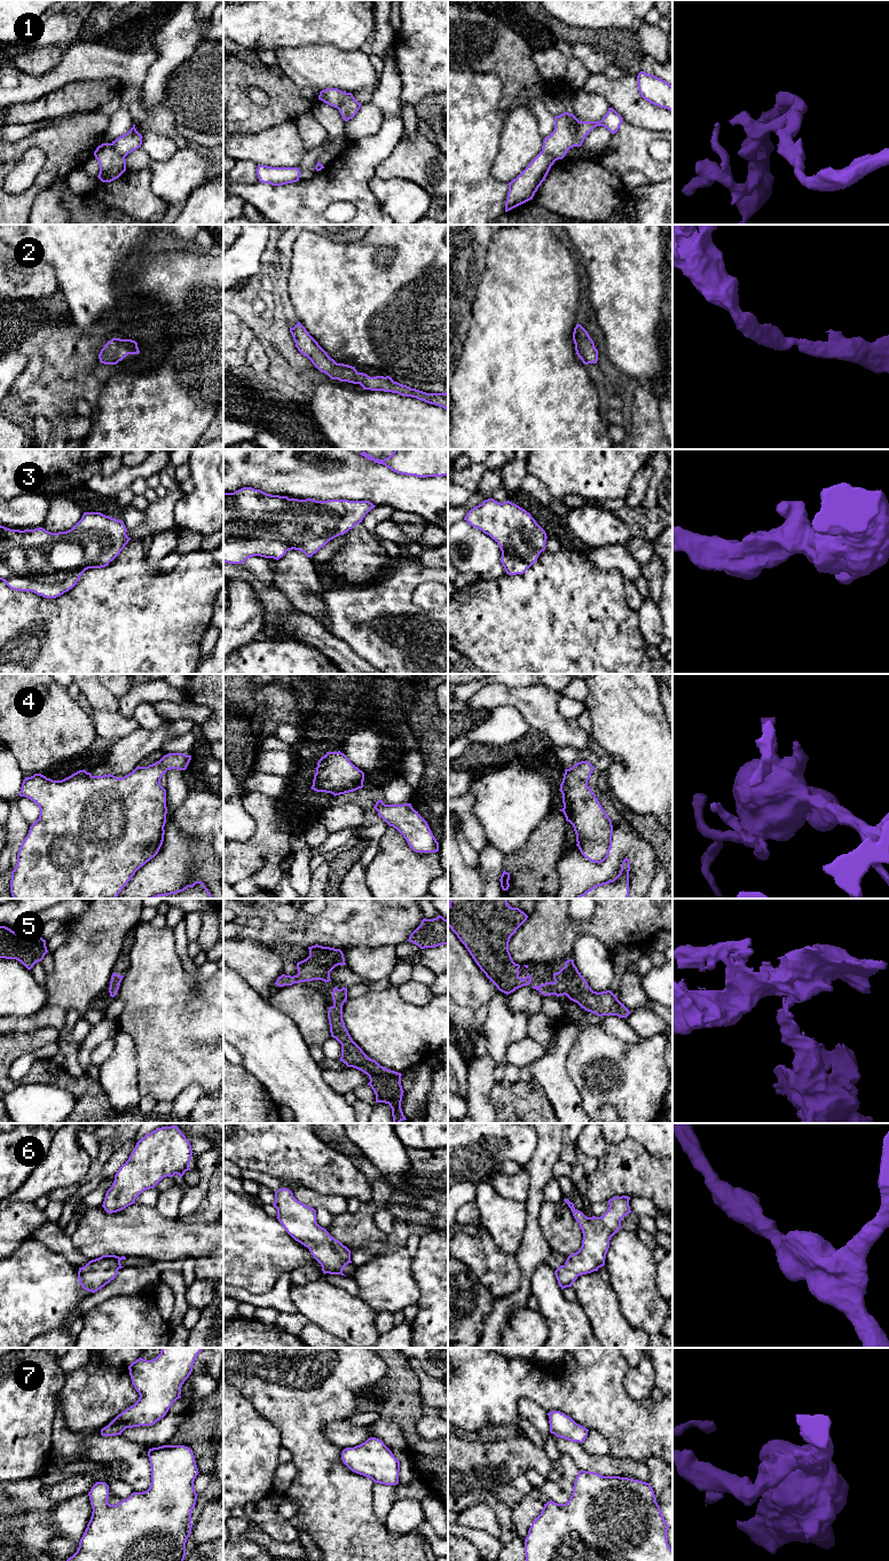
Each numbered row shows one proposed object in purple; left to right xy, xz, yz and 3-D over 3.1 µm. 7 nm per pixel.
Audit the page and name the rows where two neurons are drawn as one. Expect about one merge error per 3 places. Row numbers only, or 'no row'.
1

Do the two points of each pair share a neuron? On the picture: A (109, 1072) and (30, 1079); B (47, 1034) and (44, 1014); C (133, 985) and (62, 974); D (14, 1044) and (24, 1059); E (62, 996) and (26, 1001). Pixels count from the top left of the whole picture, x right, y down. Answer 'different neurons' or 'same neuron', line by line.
A: different neurons
B: different neurons
C: different neurons
D: different neurons
E: different neurons

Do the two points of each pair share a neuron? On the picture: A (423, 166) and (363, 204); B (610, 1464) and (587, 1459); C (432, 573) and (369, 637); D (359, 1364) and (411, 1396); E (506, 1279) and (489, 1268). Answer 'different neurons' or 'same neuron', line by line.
A: different neurons
B: same neuron
C: same neuron
D: different neurons
E: same neuron

